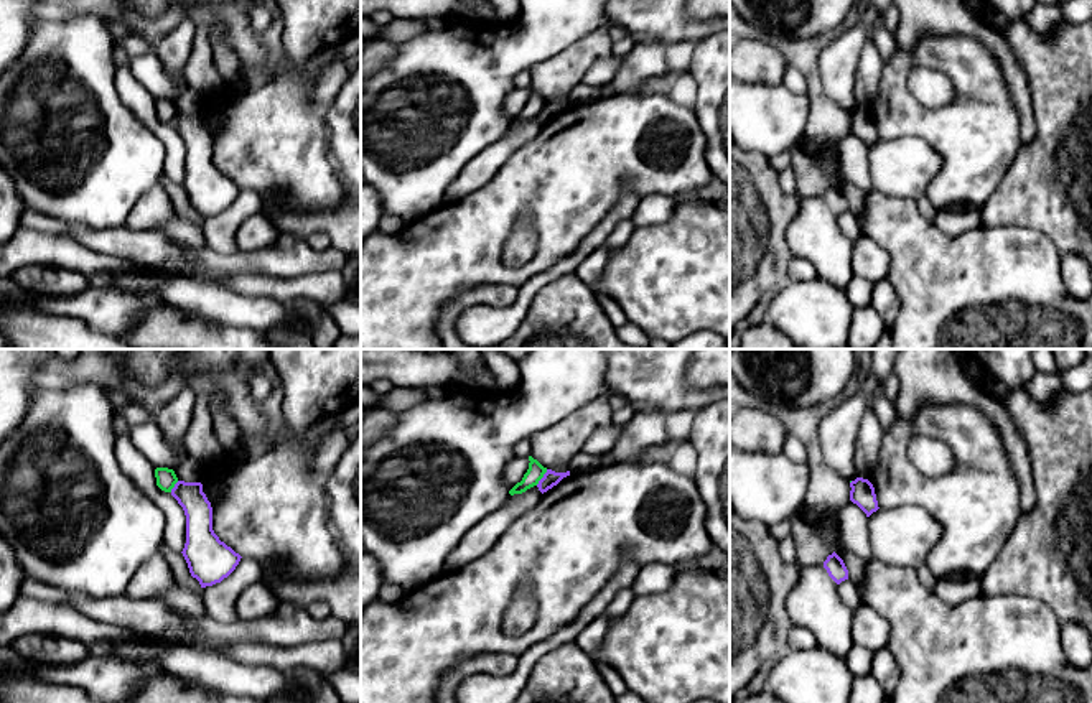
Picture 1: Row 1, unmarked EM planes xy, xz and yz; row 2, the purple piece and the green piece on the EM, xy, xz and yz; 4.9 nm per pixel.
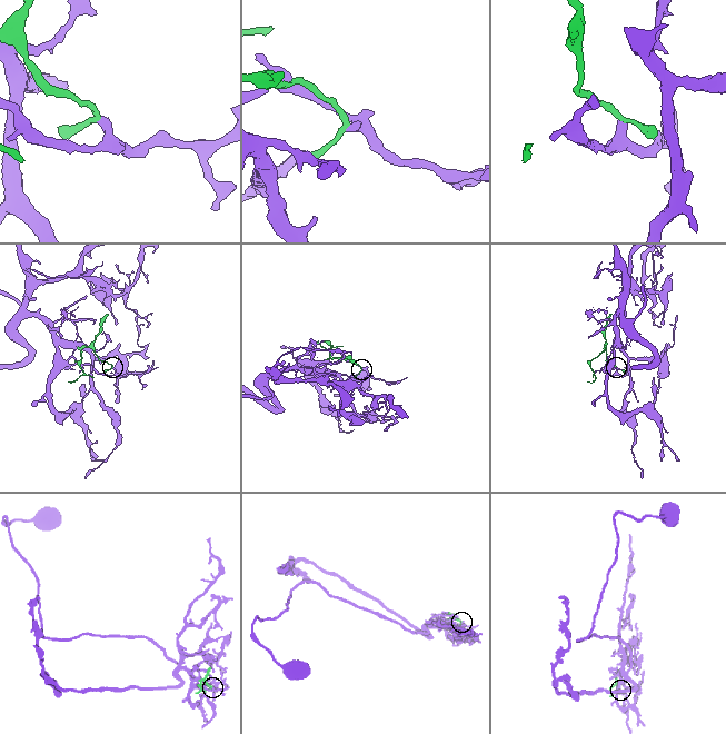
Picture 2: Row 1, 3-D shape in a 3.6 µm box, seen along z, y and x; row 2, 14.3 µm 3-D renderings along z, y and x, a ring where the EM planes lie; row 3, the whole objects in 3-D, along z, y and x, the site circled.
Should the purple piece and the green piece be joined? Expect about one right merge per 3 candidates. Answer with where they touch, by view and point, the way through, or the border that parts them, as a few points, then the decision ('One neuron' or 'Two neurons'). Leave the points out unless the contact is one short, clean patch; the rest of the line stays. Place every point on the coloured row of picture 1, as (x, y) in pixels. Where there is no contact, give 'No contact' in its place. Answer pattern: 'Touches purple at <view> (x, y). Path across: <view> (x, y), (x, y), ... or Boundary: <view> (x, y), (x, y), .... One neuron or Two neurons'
Touches purple at xz (542, 478). Boundary: xz (547, 470), (536, 484). Two neurons

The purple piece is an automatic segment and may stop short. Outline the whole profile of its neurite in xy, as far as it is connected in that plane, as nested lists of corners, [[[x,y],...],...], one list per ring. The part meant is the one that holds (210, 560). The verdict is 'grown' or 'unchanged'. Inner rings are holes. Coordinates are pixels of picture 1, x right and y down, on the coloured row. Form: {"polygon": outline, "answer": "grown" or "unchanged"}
{"polygon": [[[178,481],[171,496],[186,515],[186,543],[181,553],[191,576],[201,588],[221,583],[236,570],[242,556],[214,533],[212,507],[203,492],[203,484]]], "answer": "unchanged"}

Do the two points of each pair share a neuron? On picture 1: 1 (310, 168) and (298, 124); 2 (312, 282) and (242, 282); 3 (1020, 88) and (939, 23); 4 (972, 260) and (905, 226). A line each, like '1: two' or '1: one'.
1: one
2: one
3: one
4: one

